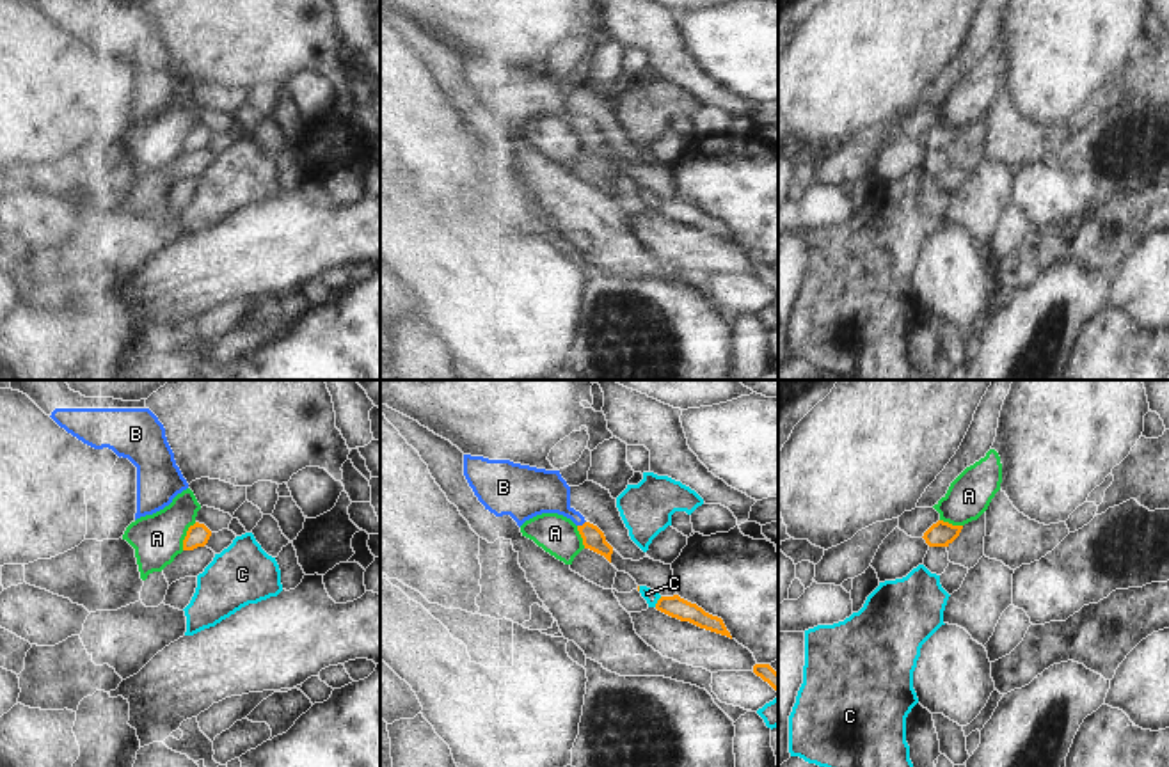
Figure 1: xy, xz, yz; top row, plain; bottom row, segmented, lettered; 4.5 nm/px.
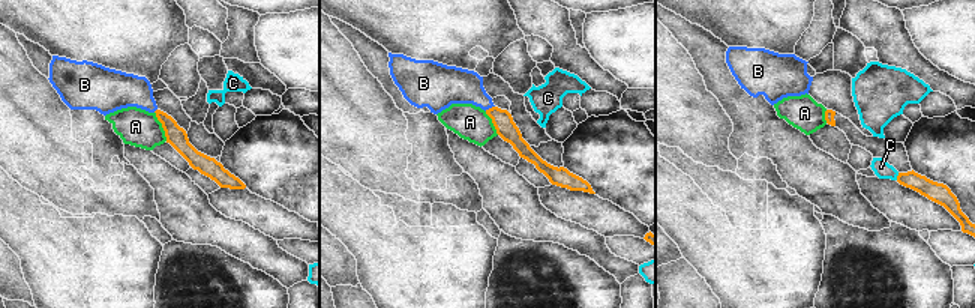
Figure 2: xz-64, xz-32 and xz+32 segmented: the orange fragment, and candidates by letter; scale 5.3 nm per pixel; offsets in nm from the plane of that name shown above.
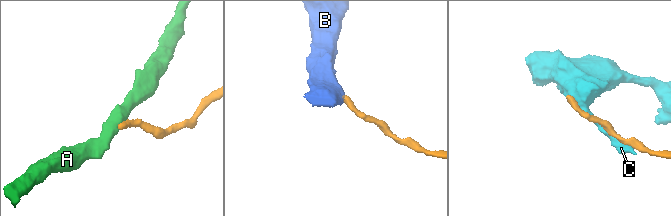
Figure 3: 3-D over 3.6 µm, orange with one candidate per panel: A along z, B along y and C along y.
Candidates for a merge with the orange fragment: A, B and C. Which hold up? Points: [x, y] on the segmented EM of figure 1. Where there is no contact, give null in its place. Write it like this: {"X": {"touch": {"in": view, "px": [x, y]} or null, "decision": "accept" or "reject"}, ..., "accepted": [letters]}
{"A": {"touch": {"in": "xy", "px": [187, 535]}, "decision": "reject"}, "B": {"touch": {"in": "xz", "px": [583, 524]}, "decision": "accept"}, "C": {"touch": {"in": "xz", "px": [658, 602]}, "decision": "reject"}, "accepted": ["B"]}

